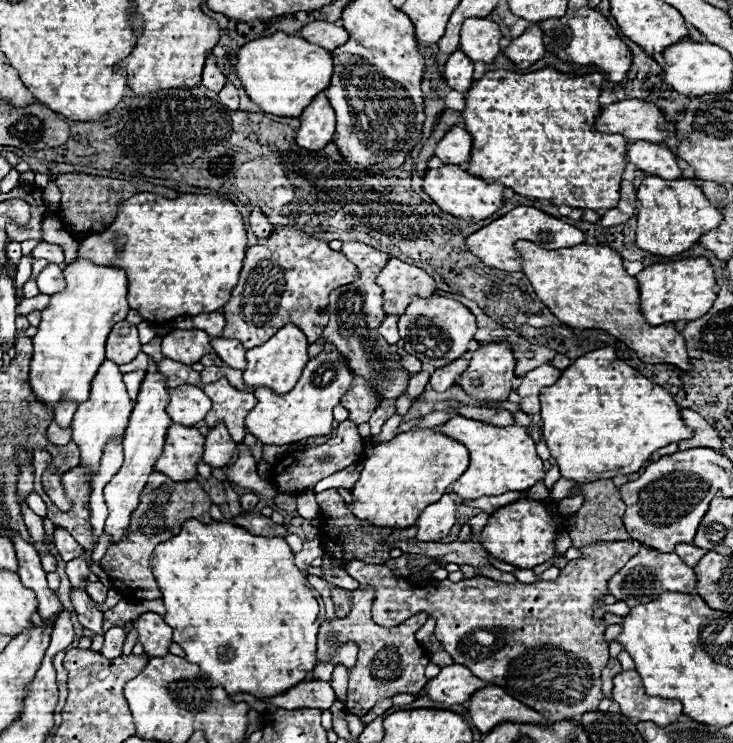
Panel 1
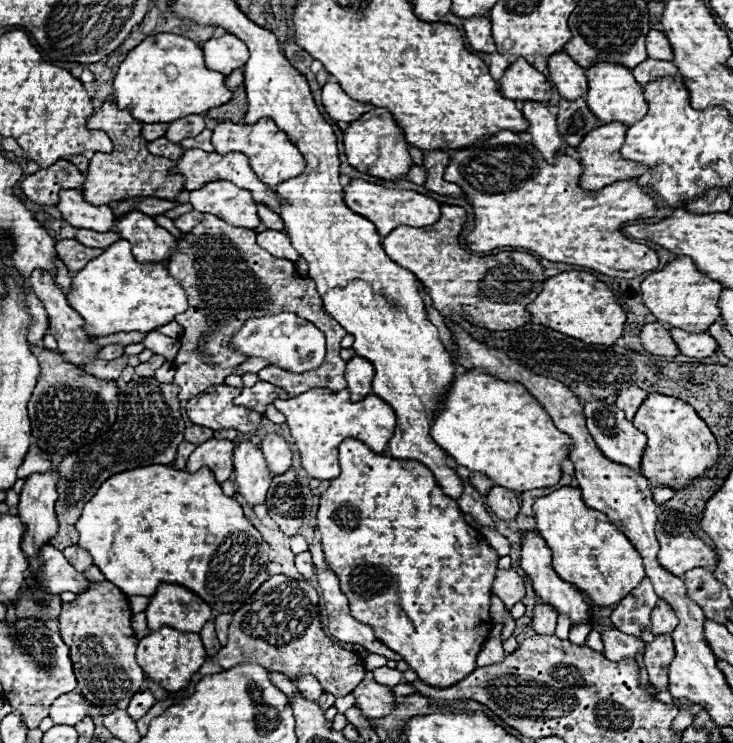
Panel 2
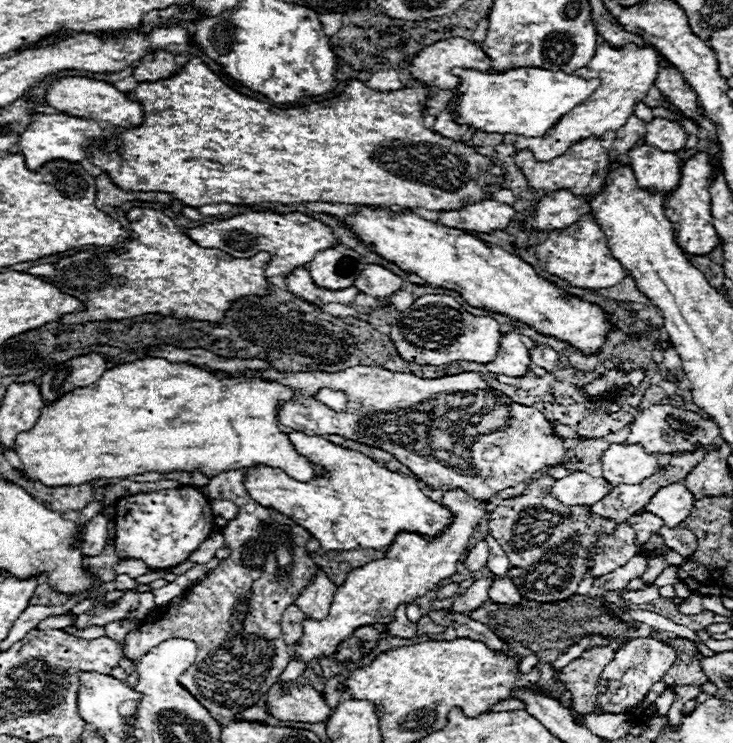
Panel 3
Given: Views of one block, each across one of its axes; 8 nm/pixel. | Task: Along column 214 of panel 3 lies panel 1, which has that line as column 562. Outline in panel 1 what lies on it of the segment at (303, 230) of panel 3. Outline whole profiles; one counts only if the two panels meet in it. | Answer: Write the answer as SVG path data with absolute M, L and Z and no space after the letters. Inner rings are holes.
M518 206L512 212L508 212L506 216L494 220L492 224L480 228L478 232L470 234L466 238L468 249L478 258L482 258L482 262L486 262L488 266L506 270L506 266L524 266L522 264L522 256L520 252L514 248L514 244L518 240L530 240L536 246L544 248L544 250L558 250L558 248L572 248L576 244L584 244L586 242L586 234L550 214L544 214L536 208L530 206Z

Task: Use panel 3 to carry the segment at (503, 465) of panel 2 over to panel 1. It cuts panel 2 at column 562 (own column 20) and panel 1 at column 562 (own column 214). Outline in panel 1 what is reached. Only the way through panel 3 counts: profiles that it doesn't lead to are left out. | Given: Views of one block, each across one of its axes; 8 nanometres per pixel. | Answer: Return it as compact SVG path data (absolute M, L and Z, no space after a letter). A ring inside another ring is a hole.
M600 348L580 356L572 366L562 370L560 380L554 386L540 390L542 404L542 436L556 460L562 476L576 482L596 482L614 478L620 474L638 472L650 454L670 442L686 440L694 430L686 428L680 416L680 408L674 398L658 384L644 378L638 370L616 358L614 348Z

